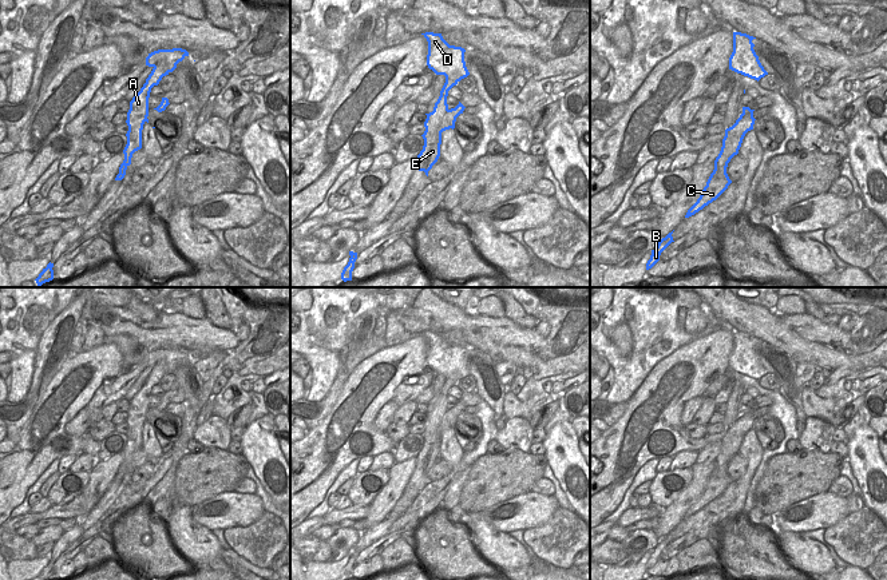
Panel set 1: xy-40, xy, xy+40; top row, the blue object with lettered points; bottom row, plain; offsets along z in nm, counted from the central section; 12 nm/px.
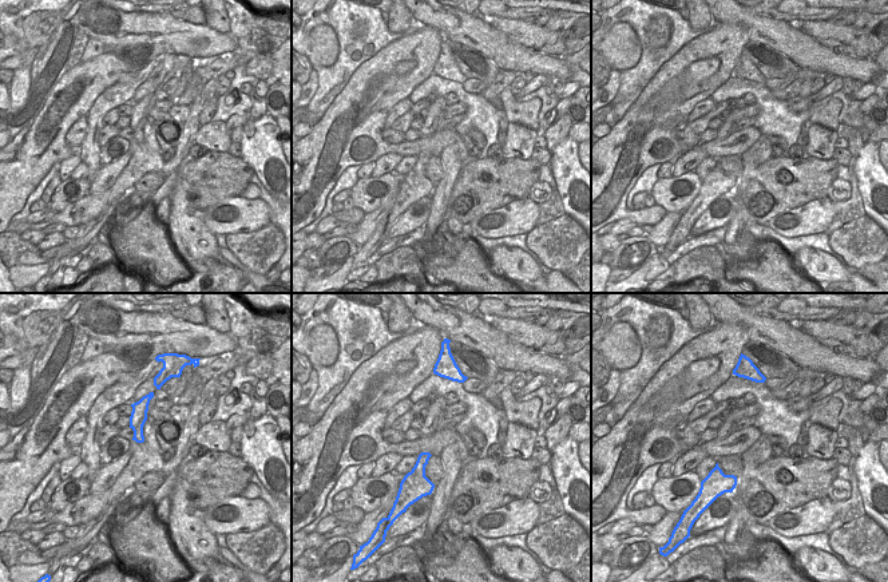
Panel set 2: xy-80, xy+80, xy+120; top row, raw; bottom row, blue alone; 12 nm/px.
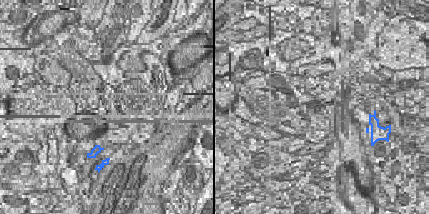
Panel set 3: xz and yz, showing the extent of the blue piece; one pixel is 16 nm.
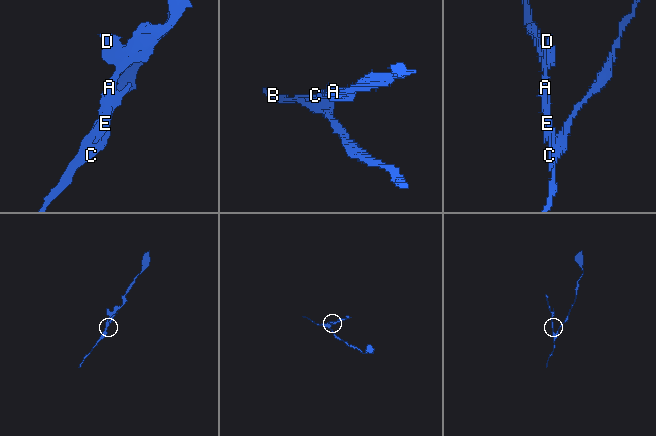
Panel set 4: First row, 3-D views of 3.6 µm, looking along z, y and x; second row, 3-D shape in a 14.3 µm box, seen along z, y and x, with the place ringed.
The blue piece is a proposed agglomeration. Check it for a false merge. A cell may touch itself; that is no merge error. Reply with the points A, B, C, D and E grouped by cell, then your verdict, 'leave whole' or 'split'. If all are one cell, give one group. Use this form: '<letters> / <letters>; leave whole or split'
A D E / B C; split

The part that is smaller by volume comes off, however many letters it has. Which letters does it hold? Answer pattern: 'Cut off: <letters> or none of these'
Cut off: A, D, E

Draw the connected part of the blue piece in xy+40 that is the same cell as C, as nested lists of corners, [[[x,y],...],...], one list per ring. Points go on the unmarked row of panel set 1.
[[[716,457],[716,460],[714,460],[714,469],[710,473],[710,476],[706,481],[706,485],[704,486],[700,497],[688,509],[685,517],[694,515],[700,509],[702,509],[705,505],[708,505],[709,502],[716,500],[728,488],[728,485],[732,482],[732,480],[729,478],[728,474],[724,476],[724,477],[717,477],[717,476],[713,474],[717,469],[717,464],[718,464],[718,457]]]

